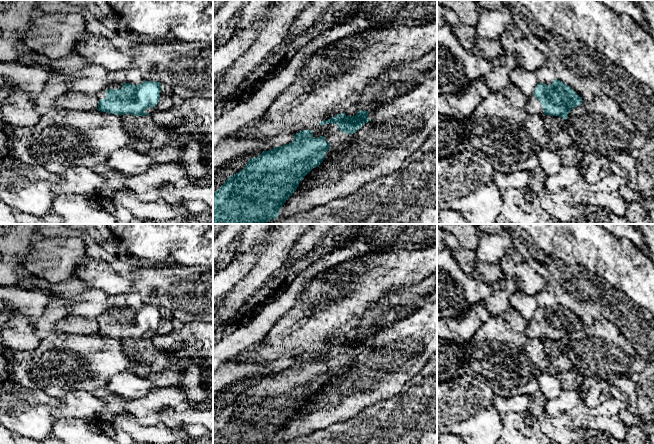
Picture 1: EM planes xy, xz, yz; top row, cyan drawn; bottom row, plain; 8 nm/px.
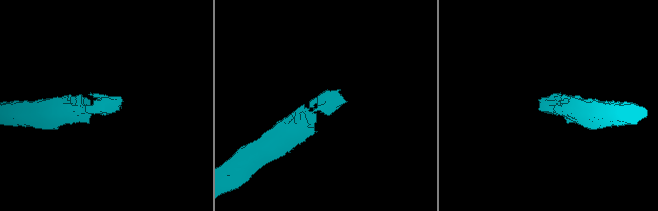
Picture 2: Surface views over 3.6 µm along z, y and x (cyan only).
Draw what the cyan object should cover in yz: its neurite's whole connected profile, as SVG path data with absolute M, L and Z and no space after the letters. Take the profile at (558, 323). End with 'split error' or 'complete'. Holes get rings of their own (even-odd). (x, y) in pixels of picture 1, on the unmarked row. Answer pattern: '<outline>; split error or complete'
M555 303L550 309L538 307L528 322L525 334L541 341L559 340L566 344L570 335L582 326L582 322L570 310Z; split error

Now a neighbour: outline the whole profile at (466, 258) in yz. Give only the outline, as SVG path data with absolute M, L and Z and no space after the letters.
M448 232L444 236L444 243L446 248L451 251L452 256L457 260L460 268L468 275L472 275L478 262L474 250L465 248L456 236Z

